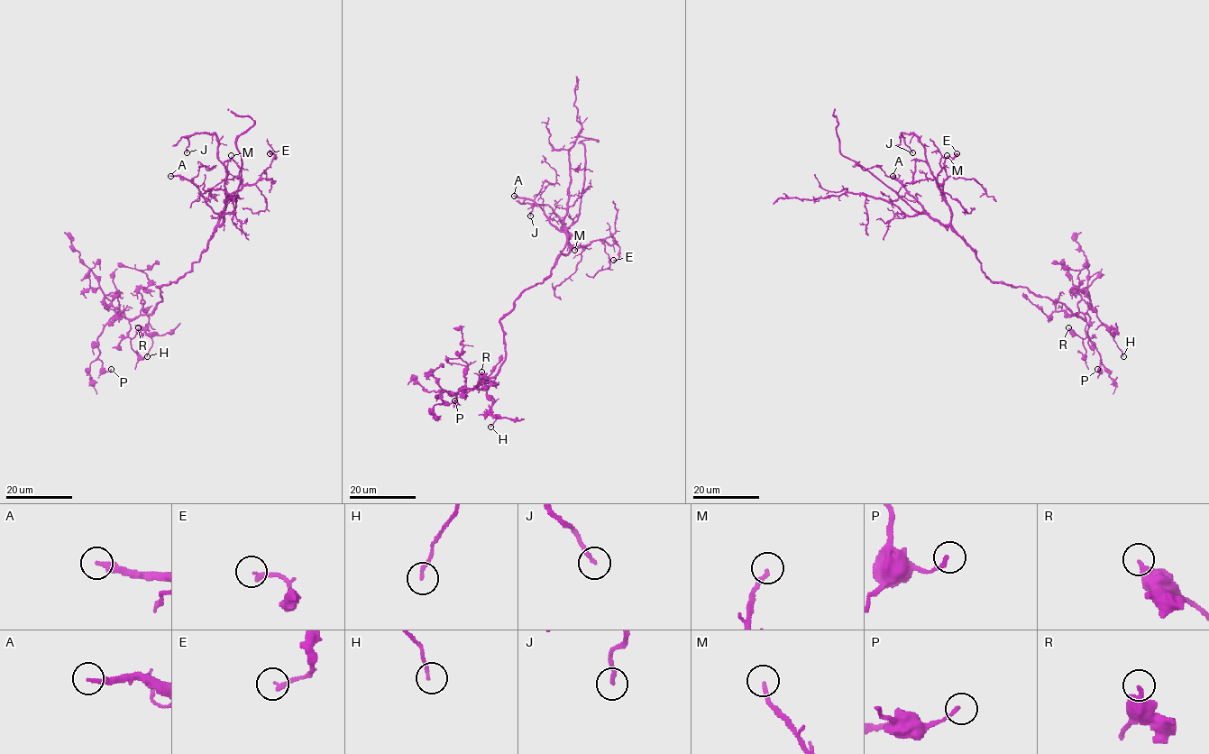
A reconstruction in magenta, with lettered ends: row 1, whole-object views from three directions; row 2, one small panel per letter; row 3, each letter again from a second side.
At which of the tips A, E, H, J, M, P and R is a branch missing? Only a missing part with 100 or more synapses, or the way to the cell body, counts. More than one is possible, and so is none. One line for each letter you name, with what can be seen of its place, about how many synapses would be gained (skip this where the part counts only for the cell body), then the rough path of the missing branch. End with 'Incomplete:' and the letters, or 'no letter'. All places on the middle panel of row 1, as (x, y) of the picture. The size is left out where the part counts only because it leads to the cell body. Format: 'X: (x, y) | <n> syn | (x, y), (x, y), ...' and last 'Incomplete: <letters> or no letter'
A: (514, 196) | 170 syn
Incomplete: A

